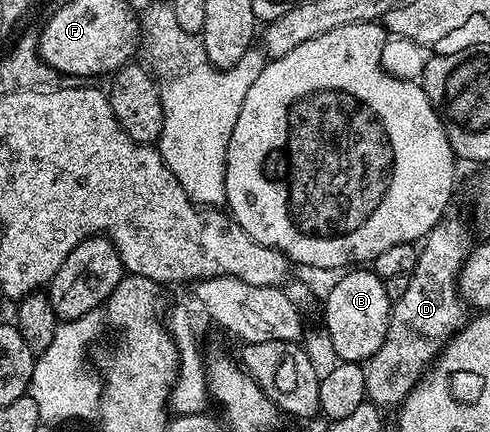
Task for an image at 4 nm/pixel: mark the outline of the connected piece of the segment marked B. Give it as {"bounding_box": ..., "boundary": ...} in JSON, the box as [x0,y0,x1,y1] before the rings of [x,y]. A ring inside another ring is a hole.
{"bounding_box":[323,269,392,364],"boundary":[[[347,269],[343,275],[327,291],[327,300],[323,303],[323,323],[327,326],[327,339],[335,350],[335,359],[345,363],[366,364],[381,349],[381,341],[385,341],[385,333],[391,320],[392,300],[385,293],[383,280],[371,269]]]}

